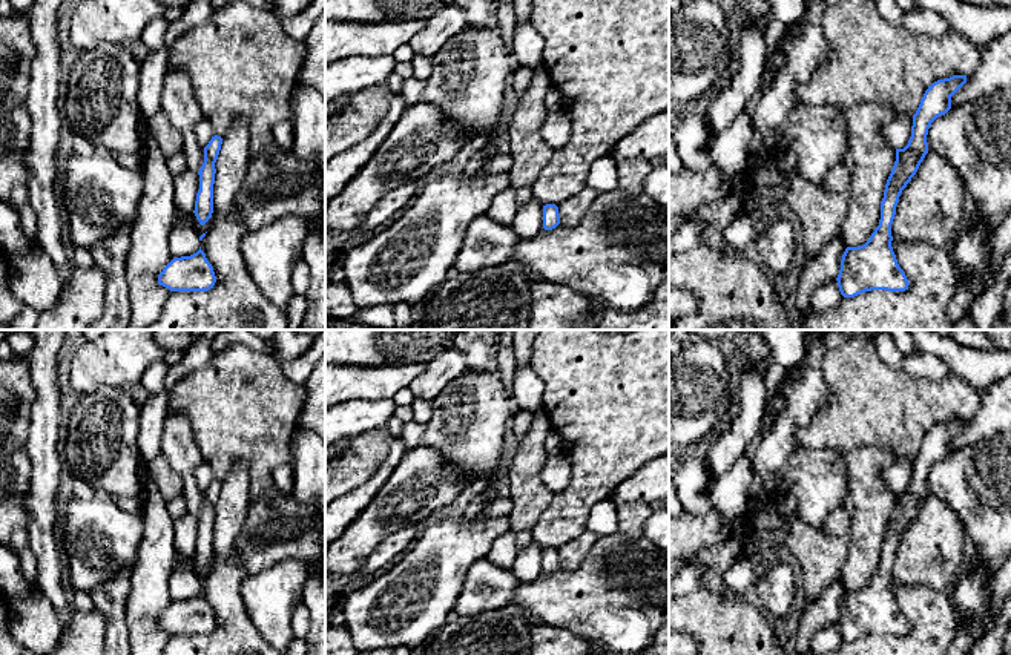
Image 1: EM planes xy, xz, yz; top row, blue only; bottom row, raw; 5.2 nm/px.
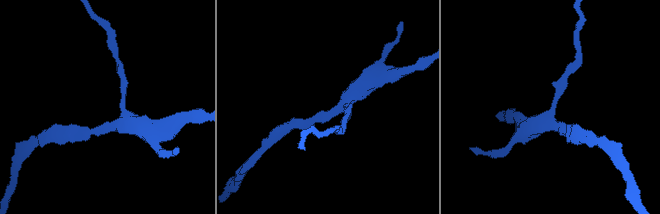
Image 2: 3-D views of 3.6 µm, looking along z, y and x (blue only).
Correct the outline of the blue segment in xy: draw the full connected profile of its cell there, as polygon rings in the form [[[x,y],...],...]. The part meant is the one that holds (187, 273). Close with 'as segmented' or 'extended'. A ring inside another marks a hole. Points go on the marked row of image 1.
[[[201,247],[190,256],[173,258],[158,275],[158,284],[170,291],[207,291],[215,282],[213,267]]]; as segmented

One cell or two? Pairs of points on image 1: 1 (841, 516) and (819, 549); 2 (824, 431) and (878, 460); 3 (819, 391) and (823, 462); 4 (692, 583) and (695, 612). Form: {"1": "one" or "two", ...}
{"1": "one", "2": "two", "3": "two", "4": "two"}

